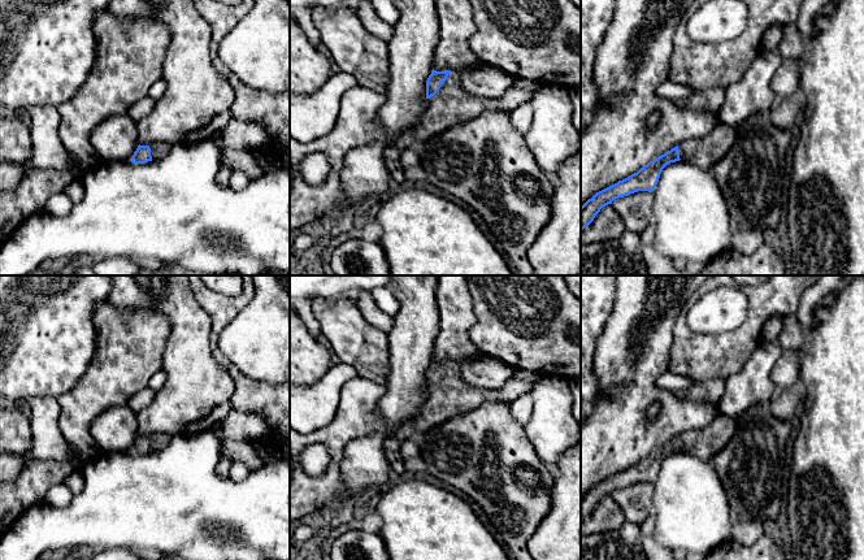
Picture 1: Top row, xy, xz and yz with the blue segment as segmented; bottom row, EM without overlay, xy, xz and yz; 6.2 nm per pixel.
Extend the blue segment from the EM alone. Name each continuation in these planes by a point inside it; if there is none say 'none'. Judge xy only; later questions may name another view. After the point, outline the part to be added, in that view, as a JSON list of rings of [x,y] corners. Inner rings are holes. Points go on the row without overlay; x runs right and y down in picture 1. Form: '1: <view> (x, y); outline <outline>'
1: xy (157, 441); outline [[[166,434],[149,435],[152,451],[156,452],[164,448],[170,442],[172,438],[173,437],[166,435]]]

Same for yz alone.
1: yz (704, 443); outline [[[718,414],[708,426],[689,430],[680,435],[680,450],[711,463],[713,456],[722,450],[733,437],[735,427],[735,420]]]

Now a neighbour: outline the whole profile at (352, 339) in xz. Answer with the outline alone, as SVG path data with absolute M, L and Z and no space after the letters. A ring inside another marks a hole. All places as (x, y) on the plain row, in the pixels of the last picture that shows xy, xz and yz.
M346 294L330 299L313 298L312 308L320 321L322 335L326 338L329 348L339 361L353 366L357 377L385 385L390 357L387 333L369 324L362 317L355 300Z

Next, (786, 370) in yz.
M804 344L798 350L782 350L778 361L772 370L772 379L778 390L787 390L800 379L800 364L804 355Z

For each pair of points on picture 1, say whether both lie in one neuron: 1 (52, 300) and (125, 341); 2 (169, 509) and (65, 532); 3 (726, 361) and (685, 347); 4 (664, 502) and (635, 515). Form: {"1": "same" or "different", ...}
{"1": "different", "2": "same", "3": "same", "4": "different"}

